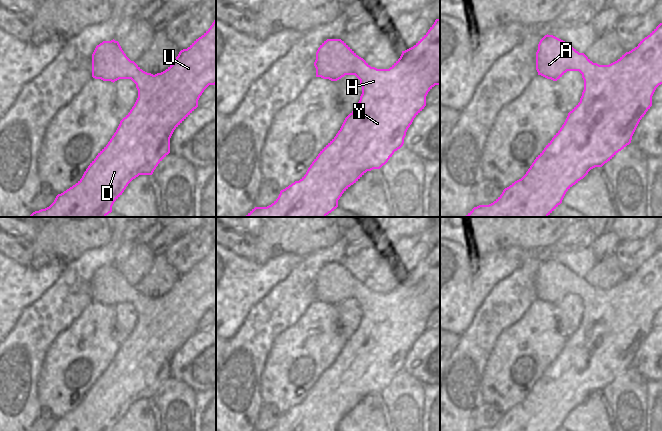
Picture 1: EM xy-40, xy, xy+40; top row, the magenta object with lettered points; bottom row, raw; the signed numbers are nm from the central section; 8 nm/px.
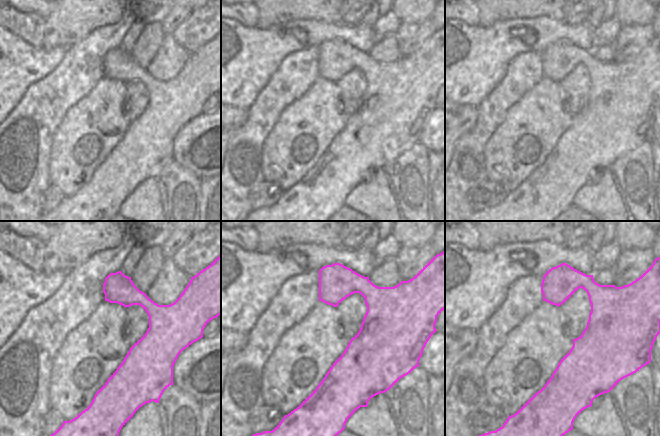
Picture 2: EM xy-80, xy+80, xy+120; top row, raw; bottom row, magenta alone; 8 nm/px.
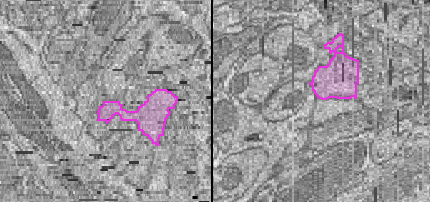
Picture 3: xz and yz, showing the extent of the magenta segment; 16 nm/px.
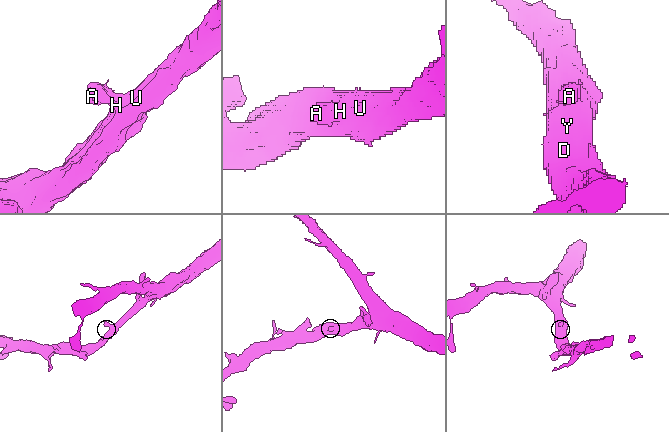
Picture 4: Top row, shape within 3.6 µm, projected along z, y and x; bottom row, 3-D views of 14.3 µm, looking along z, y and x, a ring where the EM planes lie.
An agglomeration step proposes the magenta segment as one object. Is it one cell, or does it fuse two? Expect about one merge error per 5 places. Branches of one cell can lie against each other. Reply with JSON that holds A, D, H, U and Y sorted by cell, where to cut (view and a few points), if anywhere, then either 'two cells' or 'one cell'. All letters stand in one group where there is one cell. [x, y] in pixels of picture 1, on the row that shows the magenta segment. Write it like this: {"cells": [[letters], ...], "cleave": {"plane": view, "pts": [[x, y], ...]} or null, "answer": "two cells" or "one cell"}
{"cells": [["A", "D", "H", "U", "Y"]], "cleave": null, "answer": "one cell"}

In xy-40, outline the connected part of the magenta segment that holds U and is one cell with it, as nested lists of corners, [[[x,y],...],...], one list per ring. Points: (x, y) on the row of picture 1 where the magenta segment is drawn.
[[[216,18],[210,28],[187,49],[179,52],[174,62],[163,72],[155,75],[143,71],[131,61],[118,41],[103,41],[92,54],[92,77],[115,82],[131,79],[138,90],[138,98],[130,112],[108,142],[90,163],[82,178],[72,187],[58,194],[47,208],[33,212],[30,217],[106,217],[112,212],[114,202],[128,184],[139,175],[152,175],[158,164],[170,153],[170,138],[174,130],[198,107],[198,100],[209,85],[216,84]]]

